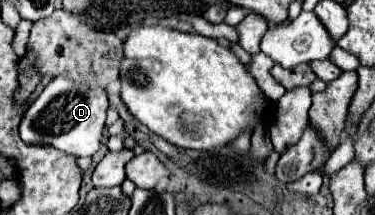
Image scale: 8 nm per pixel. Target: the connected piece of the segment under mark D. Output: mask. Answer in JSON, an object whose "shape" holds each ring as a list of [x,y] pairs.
{"shape":[[[54,77],[24,113],[20,123],[20,137],[30,145],[44,143],[76,157],[92,157],[100,149],[106,109],[108,99],[102,87],[90,87],[84,81]]]}

